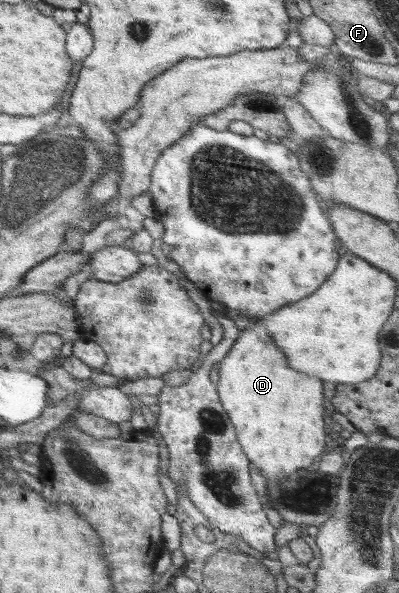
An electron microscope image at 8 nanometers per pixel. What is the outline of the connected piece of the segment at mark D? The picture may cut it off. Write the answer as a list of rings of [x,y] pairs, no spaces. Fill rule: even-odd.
[[[259,320],[257,324],[253,324],[250,327],[246,327],[244,330],[240,331],[239,336],[233,343],[229,352],[225,357],[219,362],[219,382],[217,385],[217,392],[219,400],[221,401],[222,407],[225,409],[227,416],[231,423],[235,426],[236,437],[243,449],[243,453],[248,457],[251,463],[254,463],[258,469],[261,469],[262,475],[267,479],[267,481],[281,481],[287,479],[293,473],[297,473],[300,470],[304,470],[308,466],[311,466],[315,457],[323,455],[326,443],[328,442],[327,434],[325,434],[325,421],[324,412],[326,410],[326,405],[324,405],[324,395],[323,395],[323,383],[319,377],[311,377],[311,375],[305,375],[305,373],[299,373],[291,367],[287,367],[287,361],[285,361],[285,354],[281,353],[279,347],[275,347],[275,342],[267,331],[267,328]]]

